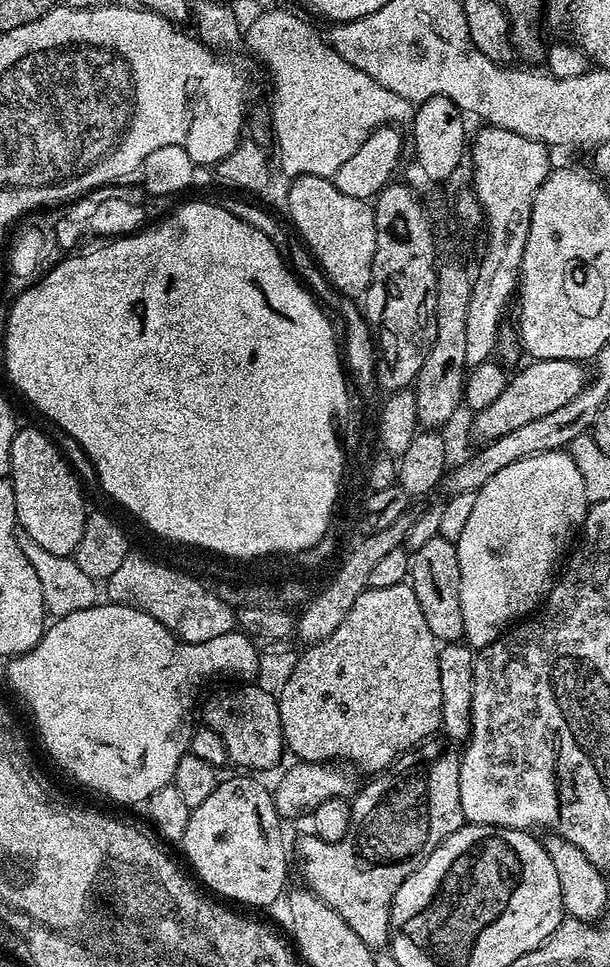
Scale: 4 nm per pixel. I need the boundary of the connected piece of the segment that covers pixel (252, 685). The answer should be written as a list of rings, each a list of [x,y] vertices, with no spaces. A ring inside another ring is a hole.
[[[244,682],[239,686],[232,686],[236,688],[228,688],[225,692],[216,692],[208,701],[204,704],[204,720],[203,723],[209,728],[213,728],[217,734],[222,738],[222,742],[226,746],[228,751],[228,759],[234,765],[237,764],[237,769],[240,770],[256,770],[252,768],[272,768],[280,760],[280,755],[285,755],[286,745],[284,743],[284,735],[282,734],[282,718],[280,717],[280,701],[275,695],[267,693],[266,690],[262,690],[259,685],[255,682]]]

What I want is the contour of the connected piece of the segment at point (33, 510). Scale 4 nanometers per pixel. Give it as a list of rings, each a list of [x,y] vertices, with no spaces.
[[[21,427],[10,446],[10,466],[18,527],[26,530],[38,546],[50,550],[50,554],[72,556],[78,542],[82,542],[86,496],[81,481],[65,459],[65,453],[46,433]]]

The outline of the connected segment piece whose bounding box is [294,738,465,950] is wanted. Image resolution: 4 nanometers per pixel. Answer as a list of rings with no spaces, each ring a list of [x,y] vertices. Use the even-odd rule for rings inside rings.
[[[429,738],[423,744],[405,752],[383,772],[373,775],[368,785],[361,787],[351,797],[352,817],[350,830],[346,838],[338,842],[326,842],[317,836],[305,834],[294,848],[294,856],[300,859],[300,872],[304,875],[303,883],[326,906],[333,908],[337,914],[366,942],[373,950],[389,943],[392,923],[392,903],[398,886],[434,854],[434,850],[450,834],[454,834],[465,823],[460,801],[460,757],[461,753],[444,738]]]

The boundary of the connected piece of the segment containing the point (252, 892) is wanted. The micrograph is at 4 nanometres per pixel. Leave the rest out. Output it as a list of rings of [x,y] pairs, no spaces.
[[[252,774],[236,775],[240,776],[232,776],[229,780],[221,779],[214,794],[210,794],[210,798],[202,802],[202,806],[192,809],[190,822],[186,822],[182,847],[185,858],[196,871],[195,879],[209,893],[228,902],[237,900],[240,904],[253,904],[256,908],[264,908],[267,904],[274,903],[280,895],[280,899],[285,895],[284,883],[288,880],[290,852],[289,849],[288,852],[284,849],[284,832],[280,829],[282,821],[272,801],[269,785],[259,784]]]

